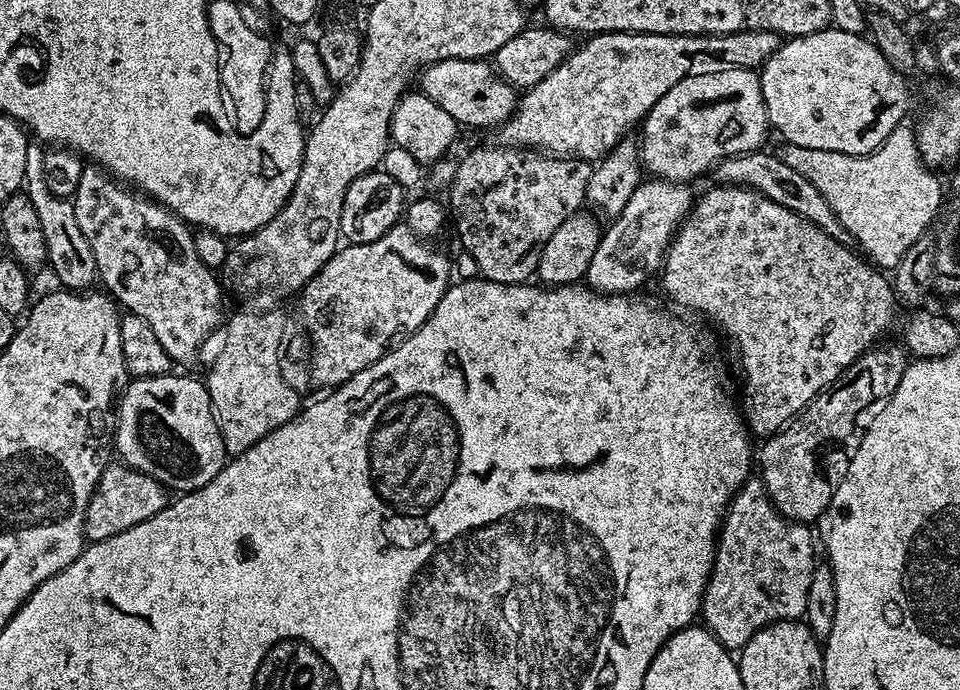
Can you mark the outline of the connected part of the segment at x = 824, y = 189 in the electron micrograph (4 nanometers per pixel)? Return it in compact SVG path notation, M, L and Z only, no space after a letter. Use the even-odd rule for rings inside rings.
M904 127L895 128L867 156L810 150L787 142L778 148L786 166L818 186L822 198L830 202L830 210L838 214L838 222L850 230L855 247L880 270L898 267L906 252L922 240L932 219L934 224L942 212L939 175L920 157L915 131Z

